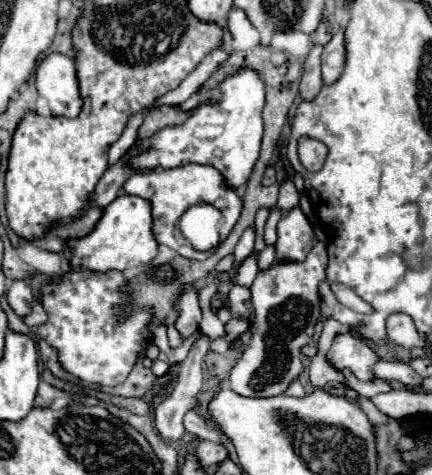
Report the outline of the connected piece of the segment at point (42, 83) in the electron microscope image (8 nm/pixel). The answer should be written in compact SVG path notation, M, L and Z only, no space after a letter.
M48 54L36 72L38 94L48 100L54 116L76 118L82 110L82 96L78 90L76 64L64 54Z

